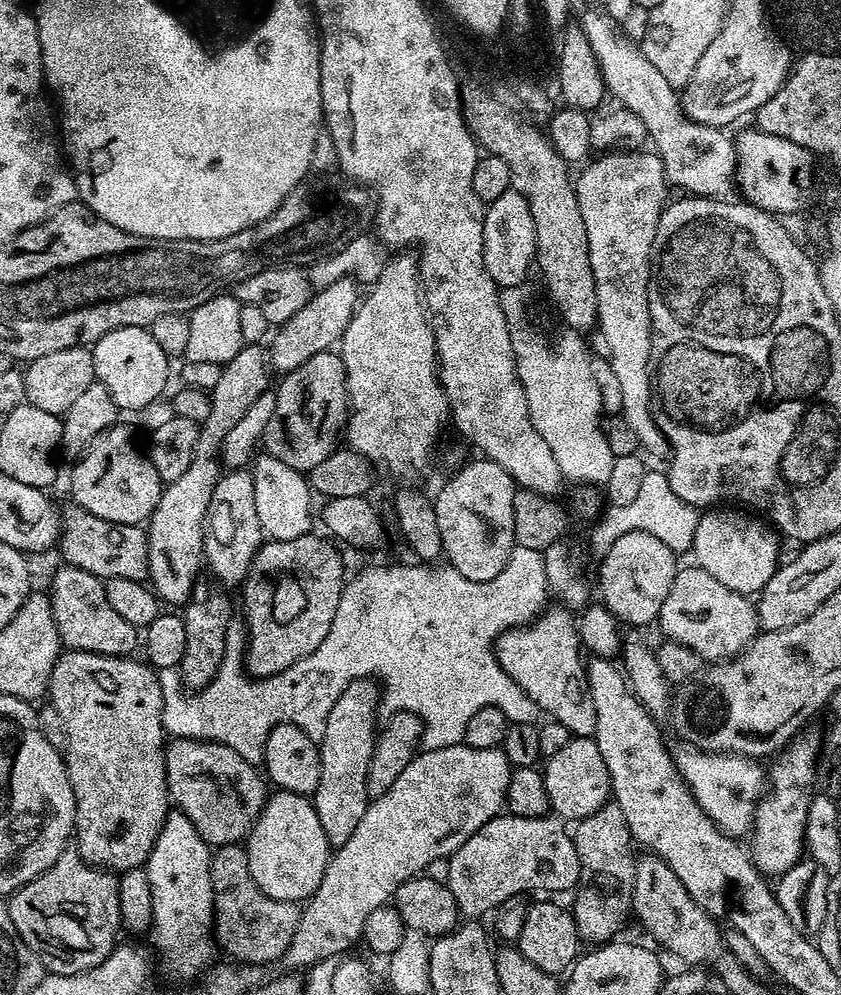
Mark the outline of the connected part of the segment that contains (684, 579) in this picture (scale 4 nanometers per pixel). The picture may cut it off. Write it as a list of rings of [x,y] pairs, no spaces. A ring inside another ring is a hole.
[[[699,566],[681,567],[674,578],[674,586],[670,586],[670,594],[666,594],[666,602],[662,602],[662,610],[658,617],[658,625],[667,639],[678,642],[682,646],[690,646],[705,662],[723,662],[740,655],[758,635],[760,619],[756,617],[756,605],[751,599],[734,590],[730,586],[722,586],[718,578],[710,578],[706,570]]]

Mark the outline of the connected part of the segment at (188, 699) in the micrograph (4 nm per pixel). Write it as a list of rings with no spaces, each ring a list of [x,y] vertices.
[[[234,618],[226,630],[226,654],[216,676],[206,687],[189,694],[174,668],[159,669],[162,686],[162,722],[169,737],[181,740],[212,740],[230,746],[246,762],[260,766],[270,730],[279,724],[293,724],[317,742],[322,738],[322,718],[316,714],[318,662],[308,656],[273,676],[253,678],[246,671],[248,634],[243,619]]]

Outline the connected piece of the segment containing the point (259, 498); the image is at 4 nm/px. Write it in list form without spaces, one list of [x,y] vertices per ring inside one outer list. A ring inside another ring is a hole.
[[[265,452],[255,457],[251,474],[254,482],[255,507],[263,535],[274,541],[289,541],[307,535],[312,524],[310,516],[312,489],[307,477]]]

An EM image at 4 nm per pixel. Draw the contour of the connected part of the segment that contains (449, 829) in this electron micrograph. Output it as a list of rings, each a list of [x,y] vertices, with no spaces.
[[[462,743],[462,744],[455,744],[454,746],[446,746],[445,748],[439,748],[438,750],[430,750],[429,752],[421,751],[419,754],[412,757],[411,762],[408,763],[406,766],[406,770],[402,770],[402,774],[398,774],[398,778],[394,778],[394,786],[390,786],[390,790],[386,790],[386,794],[382,794],[381,796],[375,797],[369,803],[368,809],[366,810],[366,814],[362,814],[362,822],[358,822],[358,826],[354,830],[354,834],[350,834],[350,838],[346,838],[346,842],[344,844],[339,845],[331,853],[328,865],[326,866],[326,870],[322,874],[322,882],[318,886],[318,890],[314,895],[311,896],[311,898],[303,905],[301,914],[300,914],[300,921],[298,922],[298,930],[294,932],[294,938],[290,942],[290,946],[286,946],[286,950],[284,951],[284,955],[282,957],[282,964],[285,964],[285,969],[288,970],[300,970],[296,968],[304,968],[303,970],[311,969],[313,964],[322,964],[328,961],[331,961],[331,956],[336,956],[335,958],[340,958],[345,955],[349,950],[347,948],[352,948],[355,946],[355,944],[359,945],[361,943],[363,934],[364,934],[364,927],[366,926],[366,917],[373,912],[375,908],[378,906],[382,906],[383,904],[389,903],[395,897],[396,894],[396,888],[399,884],[402,882],[406,882],[407,880],[412,879],[413,876],[423,873],[425,870],[431,869],[428,868],[431,866],[431,864],[436,864],[439,862],[447,861],[448,857],[452,855],[453,852],[456,852],[458,850],[458,846],[462,846],[462,842],[466,842],[466,838],[470,838],[470,834],[474,834],[479,830],[483,824],[486,822],[490,822],[492,819],[494,819],[495,816],[501,815],[502,809],[505,807],[505,800],[507,798],[507,788],[510,786],[510,778],[511,774],[513,772],[514,765],[510,763],[510,761],[506,758],[506,754],[504,753],[503,747],[499,748],[472,748],[468,744]]]

